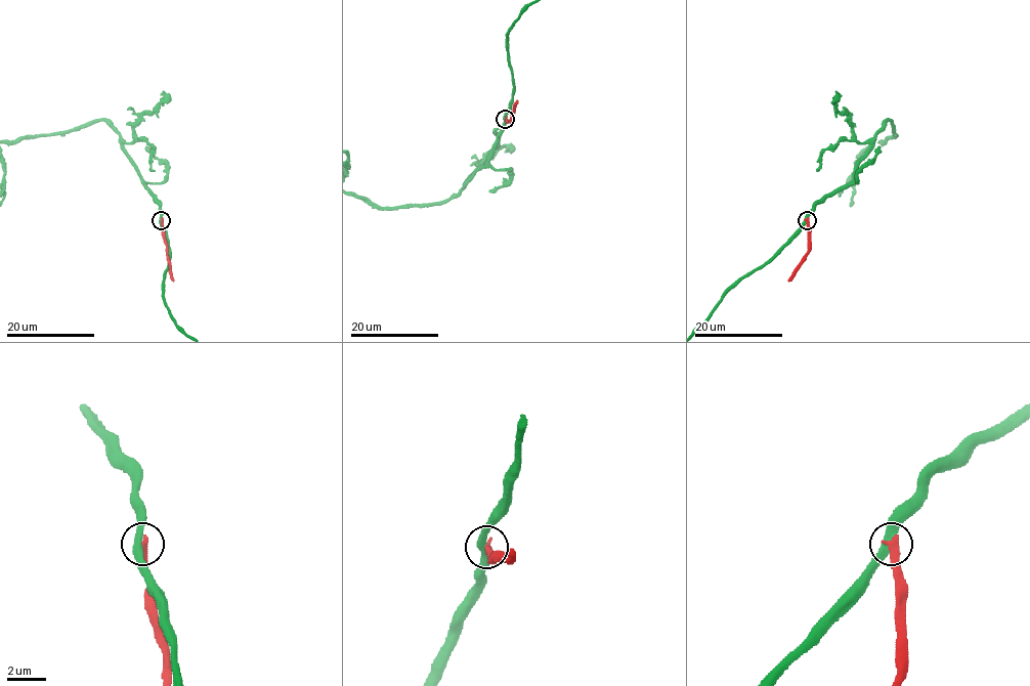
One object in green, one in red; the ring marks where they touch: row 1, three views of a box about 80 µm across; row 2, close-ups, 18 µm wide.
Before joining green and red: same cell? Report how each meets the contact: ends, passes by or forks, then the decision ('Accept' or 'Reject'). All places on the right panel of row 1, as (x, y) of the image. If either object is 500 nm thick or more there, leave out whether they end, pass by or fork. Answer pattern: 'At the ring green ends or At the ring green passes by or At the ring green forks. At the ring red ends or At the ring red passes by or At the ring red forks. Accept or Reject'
At the ring green passes by. At the ring red ends. Reject

